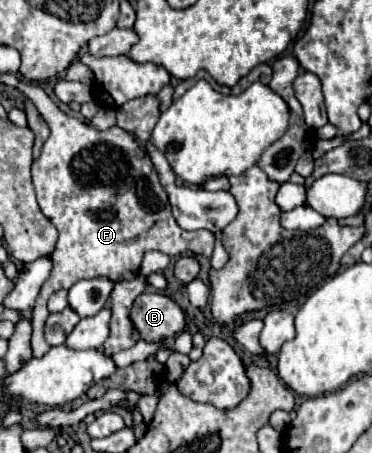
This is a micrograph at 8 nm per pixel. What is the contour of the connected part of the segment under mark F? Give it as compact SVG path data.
M22 81L18 89L38 107L50 127L42 155L32 163L38 205L58 229L58 243L50 255L54 267L32 311L32 355L42 357L50 349L42 329L48 317L46 301L54 291L70 289L76 281L92 277L106 277L114 283L132 279L138 275L146 251L160 251L168 257L184 253L210 257L214 235L204 229L180 229L172 217L170 201L156 167L134 135L118 125L98 131L82 119L68 117L40 87L26 81Z

